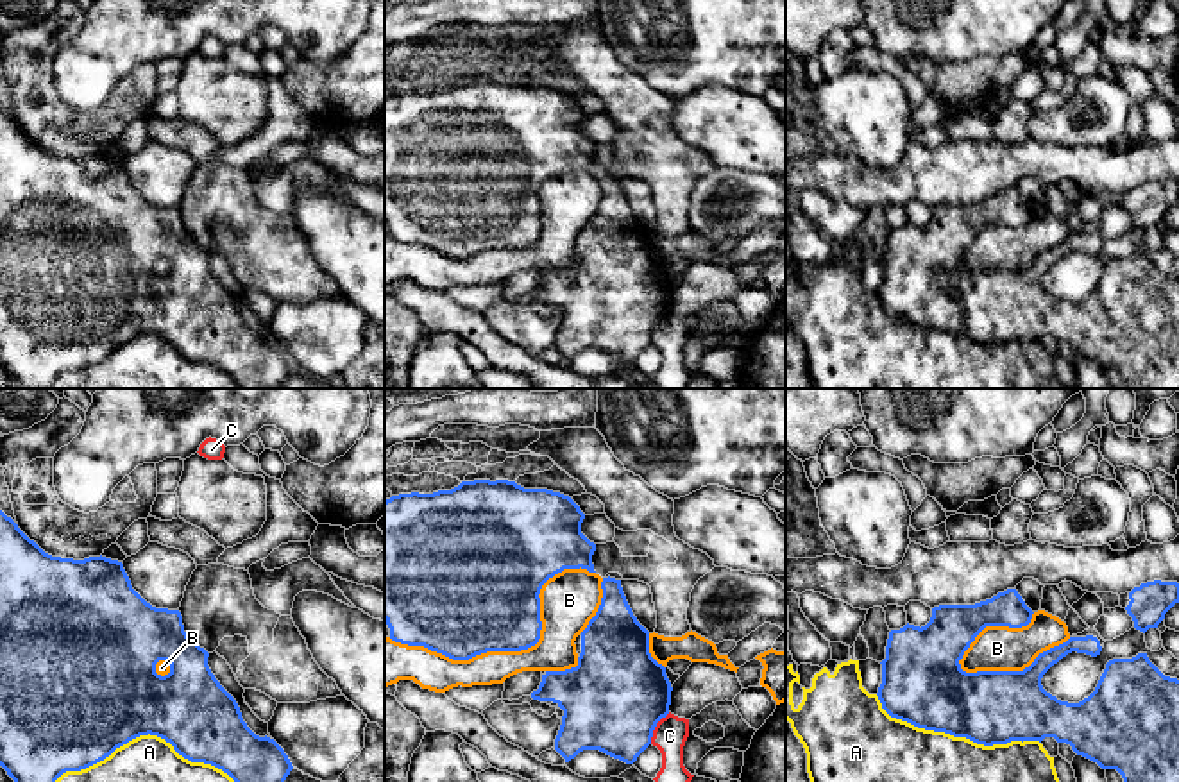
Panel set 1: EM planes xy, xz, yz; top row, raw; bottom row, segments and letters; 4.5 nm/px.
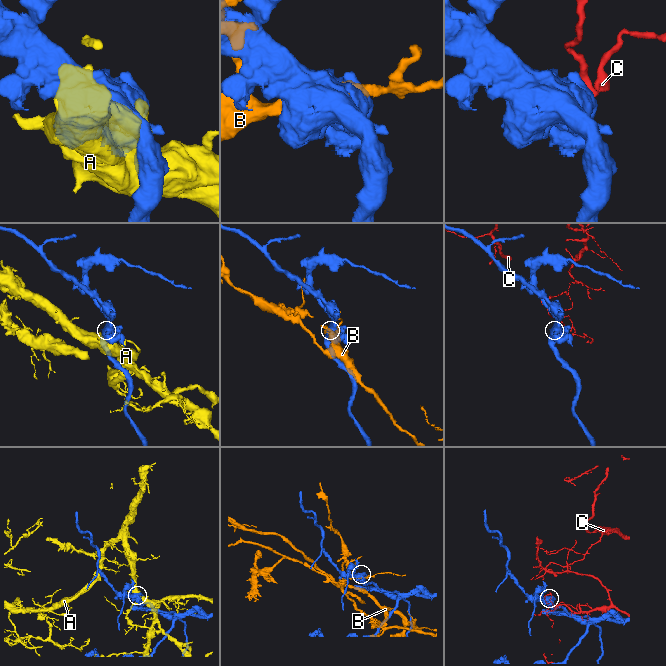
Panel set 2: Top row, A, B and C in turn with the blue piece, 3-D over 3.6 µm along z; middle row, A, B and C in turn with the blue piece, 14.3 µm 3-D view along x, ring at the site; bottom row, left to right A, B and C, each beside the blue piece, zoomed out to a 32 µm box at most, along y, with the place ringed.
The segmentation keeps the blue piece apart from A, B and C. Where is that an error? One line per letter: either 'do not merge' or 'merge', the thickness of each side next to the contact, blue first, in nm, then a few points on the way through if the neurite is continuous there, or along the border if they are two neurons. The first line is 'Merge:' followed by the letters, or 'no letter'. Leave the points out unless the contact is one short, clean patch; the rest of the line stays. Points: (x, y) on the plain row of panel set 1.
Merge: no letter
A: do not merge; 480 nm thick on the blue side, 420 nm on the other
B: do not merge; 440 nm thick on the blue side, 190 nm on the other
C: do not merge; 460 nm thick on the blue side, 150 nm on the other

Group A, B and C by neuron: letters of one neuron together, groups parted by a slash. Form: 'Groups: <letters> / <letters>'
Groups: A / B / C

